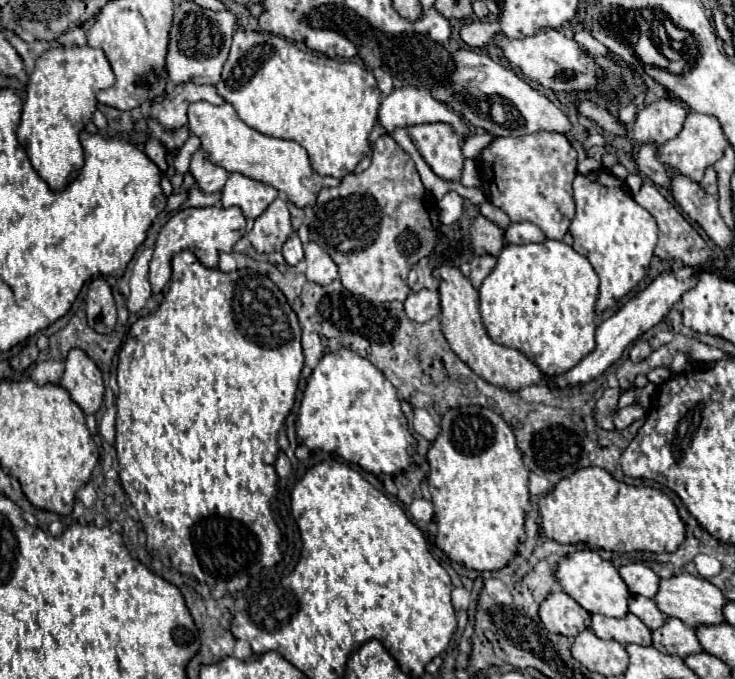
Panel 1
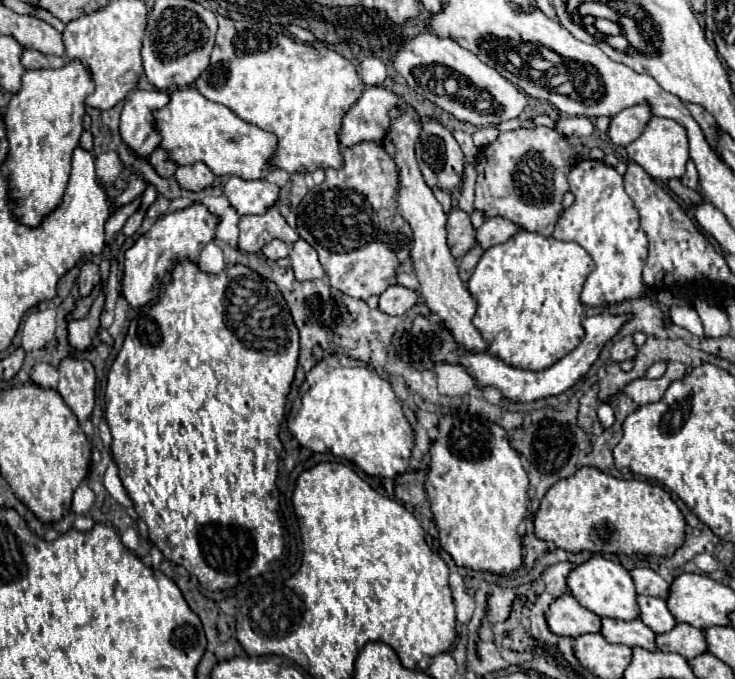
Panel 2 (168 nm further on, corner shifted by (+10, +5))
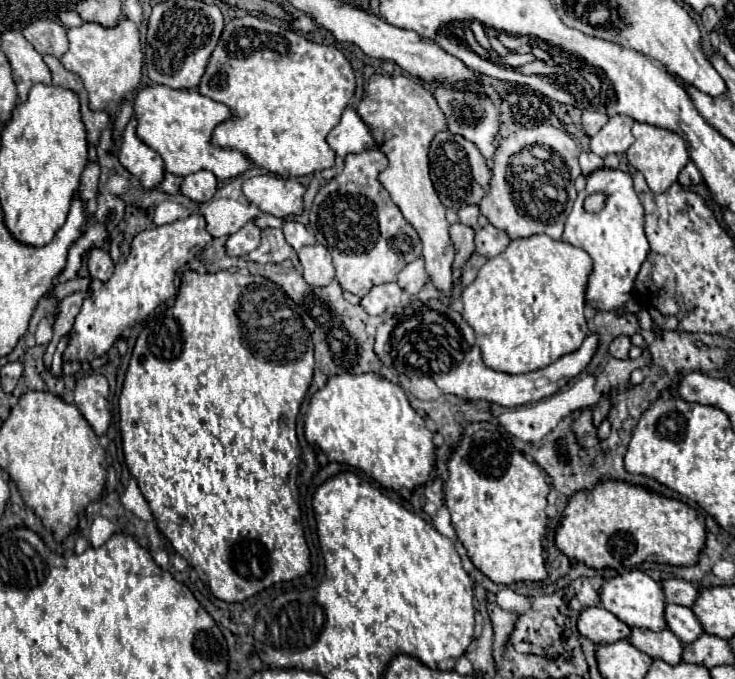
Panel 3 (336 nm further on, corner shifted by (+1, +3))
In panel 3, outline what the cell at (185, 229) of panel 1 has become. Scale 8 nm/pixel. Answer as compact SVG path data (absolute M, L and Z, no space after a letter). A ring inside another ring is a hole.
M192 214L172 224L154 226L140 232L132 242L128 260L116 266L114 276L108 282L90 282L94 298L86 300L80 314L76 316L74 328L70 330L70 344L64 352L64 360L92 362L94 358L106 354L126 326L142 322L158 304L170 300L176 294L176 272L184 264L188 264L200 252L200 248L210 242L212 236L206 230L204 216L200 214Z

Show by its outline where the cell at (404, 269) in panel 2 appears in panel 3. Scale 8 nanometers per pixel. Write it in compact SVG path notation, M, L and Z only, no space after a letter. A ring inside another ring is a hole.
M422 258L410 262L400 274L398 274L398 286L408 294L418 294L422 286L428 282L428 274L424 270Z

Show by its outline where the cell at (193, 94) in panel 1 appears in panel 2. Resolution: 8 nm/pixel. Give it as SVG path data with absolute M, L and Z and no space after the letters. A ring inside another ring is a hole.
M135 90L123 106L119 132L121 140L129 146L129 150L139 156L147 158L159 146L159 134L153 128L153 110L163 108L169 102L167 92L159 90Z

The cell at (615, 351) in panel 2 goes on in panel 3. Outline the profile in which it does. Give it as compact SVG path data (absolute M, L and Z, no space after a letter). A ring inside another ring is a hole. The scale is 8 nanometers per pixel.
M622 336L622 338L616 338L612 344L610 344L610 354L614 358L628 358L628 352L630 352L630 338L628 336Z

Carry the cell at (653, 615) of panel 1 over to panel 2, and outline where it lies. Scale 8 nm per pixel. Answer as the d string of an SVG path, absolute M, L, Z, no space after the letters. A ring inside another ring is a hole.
M639 596L637 602L639 602L639 608L641 608L641 620L655 634L665 634L665 632L669 632L677 624L677 620L669 612L665 600L653 598L653 596Z

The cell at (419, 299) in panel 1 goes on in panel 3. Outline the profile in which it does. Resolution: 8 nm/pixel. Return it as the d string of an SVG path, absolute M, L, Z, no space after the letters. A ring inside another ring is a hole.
M394 282L374 286L374 290L370 290L370 294L364 296L360 304L370 316L380 316L402 304L402 288Z

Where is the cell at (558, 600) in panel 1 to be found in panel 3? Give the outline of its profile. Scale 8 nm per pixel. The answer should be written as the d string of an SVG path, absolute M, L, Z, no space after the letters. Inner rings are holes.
M590 606L590 608L580 610L576 628L584 638L588 638L596 644L630 638L630 626L620 622L604 606Z

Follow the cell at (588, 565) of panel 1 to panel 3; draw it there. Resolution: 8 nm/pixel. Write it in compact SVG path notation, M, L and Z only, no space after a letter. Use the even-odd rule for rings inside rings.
M630 570L630 572L624 572L624 574L604 580L604 584L600 588L600 604L608 612L612 612L618 620L628 624L630 628L634 628L634 626L648 628L648 630L664 630L666 628L666 622L664 622L666 602L664 602L662 586L640 570Z

